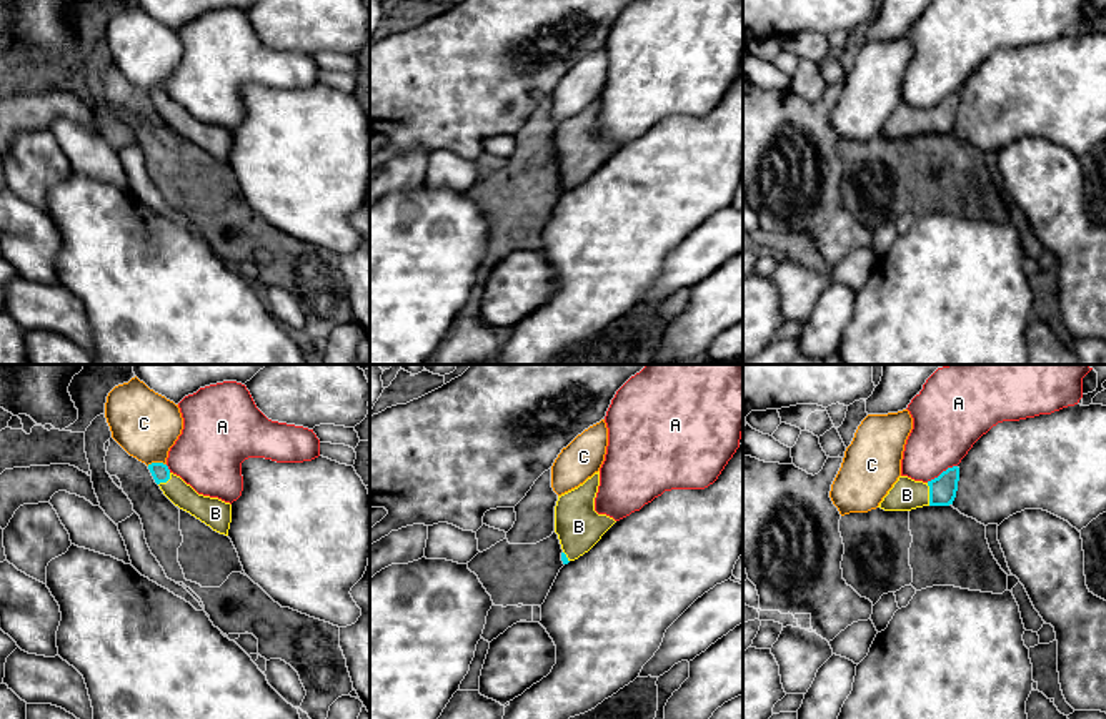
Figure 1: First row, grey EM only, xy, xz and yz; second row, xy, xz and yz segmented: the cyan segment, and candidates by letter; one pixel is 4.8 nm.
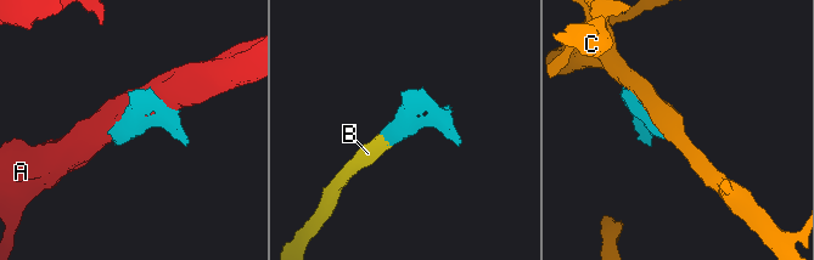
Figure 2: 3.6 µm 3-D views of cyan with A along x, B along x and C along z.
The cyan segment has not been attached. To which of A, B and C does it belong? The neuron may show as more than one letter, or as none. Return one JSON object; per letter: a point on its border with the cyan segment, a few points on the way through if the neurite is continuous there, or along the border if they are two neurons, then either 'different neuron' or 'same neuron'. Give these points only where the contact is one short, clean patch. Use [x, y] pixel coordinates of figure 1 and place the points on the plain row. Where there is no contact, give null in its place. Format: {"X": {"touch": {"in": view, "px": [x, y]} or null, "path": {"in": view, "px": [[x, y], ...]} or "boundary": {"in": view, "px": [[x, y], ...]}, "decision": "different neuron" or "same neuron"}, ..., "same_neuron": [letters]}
{"A": {"touch": {"in": "yz", "px": [943, 99]}, "decision": "different neuron"}, "B": {"touch": {"in": "yz", "px": [930, 122]}, "path": {"in": "yz", "px": [[943, 115], [930, 122], [906, 122]]}, "decision": "same neuron"}, "C": {"touch": {"in": "xy", "px": [155, 90]}, "decision": "different neuron"}, "same_neuron": ["B"]}

